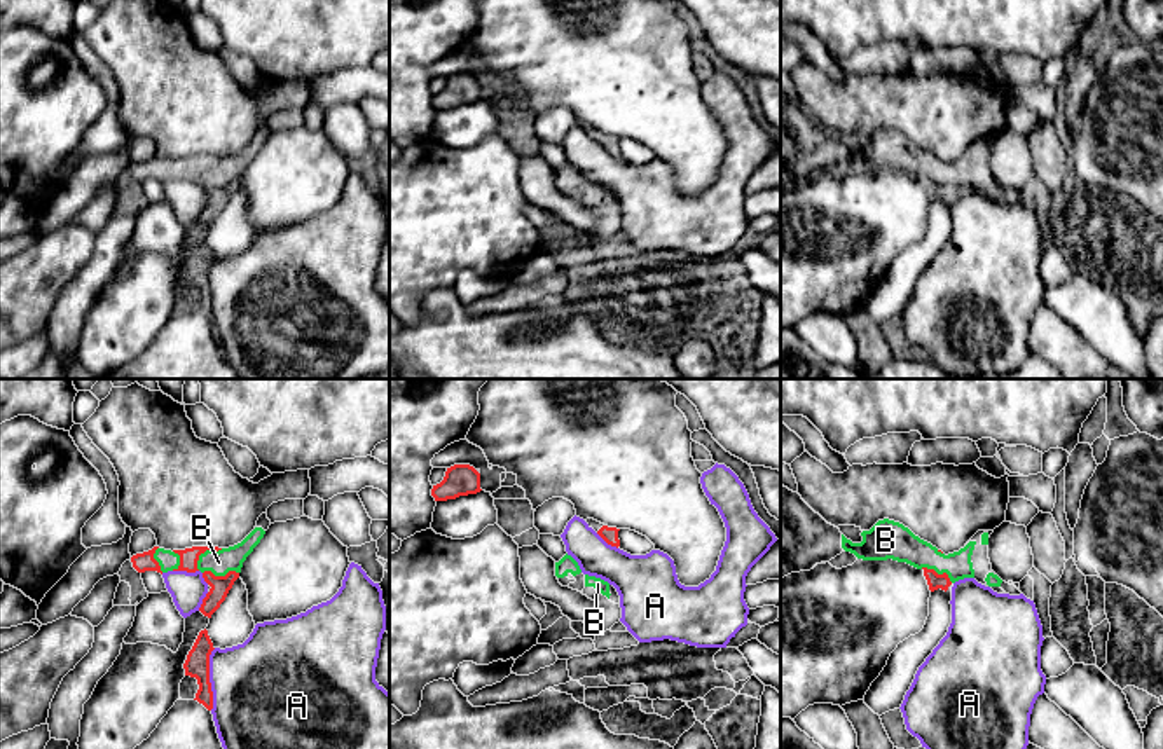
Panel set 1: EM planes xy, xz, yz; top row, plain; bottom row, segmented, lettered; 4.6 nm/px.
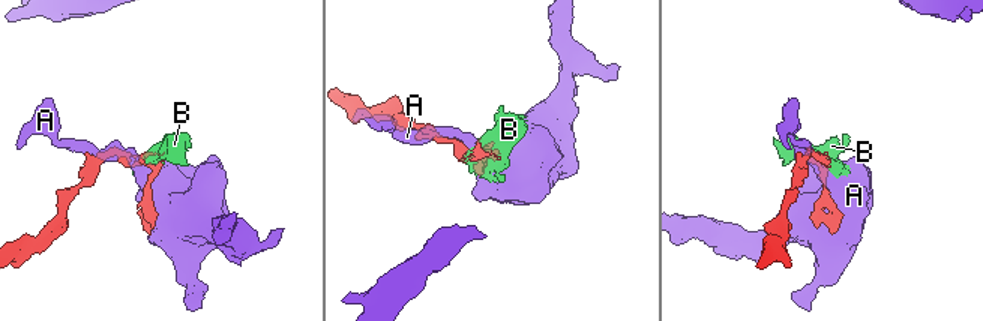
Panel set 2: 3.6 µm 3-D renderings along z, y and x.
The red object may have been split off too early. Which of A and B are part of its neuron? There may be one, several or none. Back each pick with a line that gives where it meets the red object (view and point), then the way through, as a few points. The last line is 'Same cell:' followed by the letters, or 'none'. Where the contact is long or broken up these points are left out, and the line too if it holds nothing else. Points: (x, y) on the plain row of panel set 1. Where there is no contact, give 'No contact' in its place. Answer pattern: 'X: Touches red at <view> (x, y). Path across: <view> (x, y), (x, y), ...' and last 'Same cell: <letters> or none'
B: Touches red at xy (205, 159)
Same cell: B

